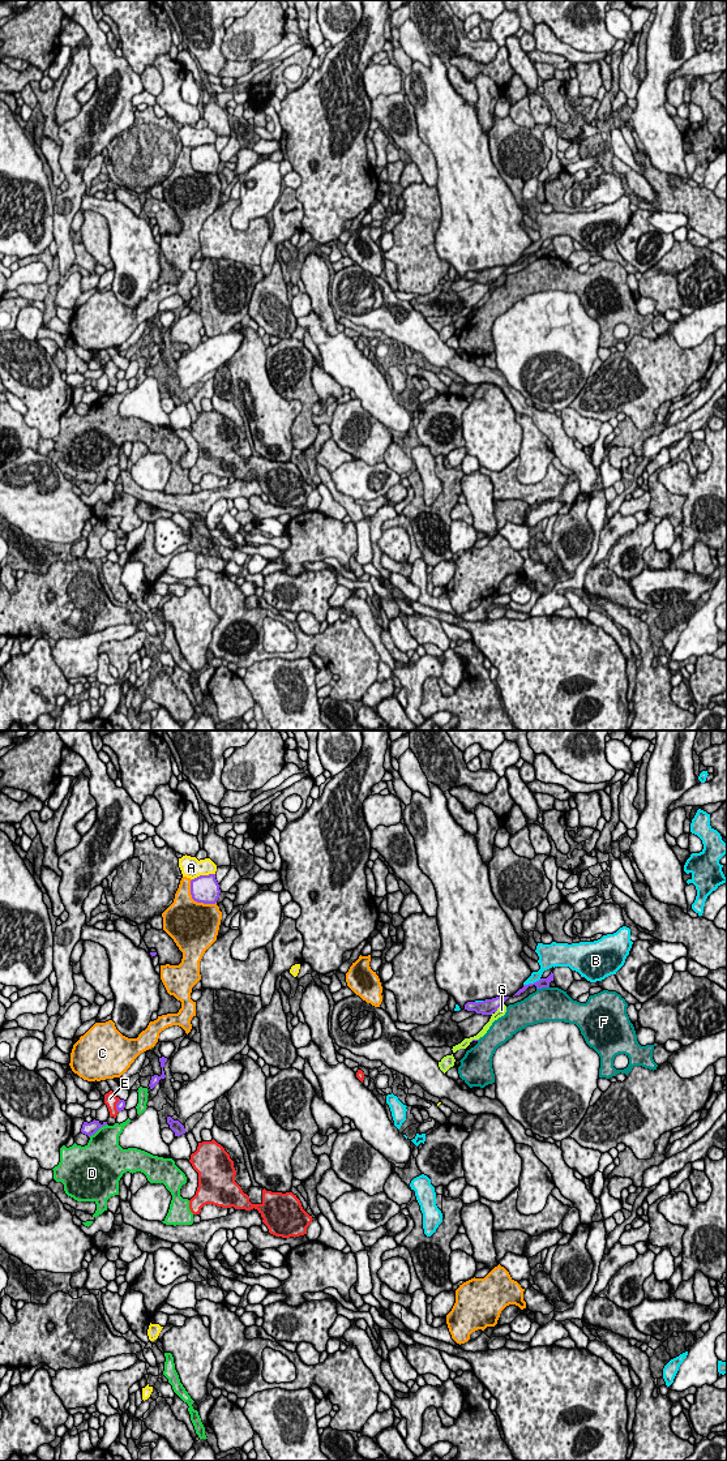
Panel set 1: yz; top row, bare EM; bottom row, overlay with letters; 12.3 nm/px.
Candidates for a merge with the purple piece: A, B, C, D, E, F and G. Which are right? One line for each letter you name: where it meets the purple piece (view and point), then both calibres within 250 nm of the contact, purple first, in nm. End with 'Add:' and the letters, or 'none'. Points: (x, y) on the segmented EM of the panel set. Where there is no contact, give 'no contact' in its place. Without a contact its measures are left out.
Add: none

